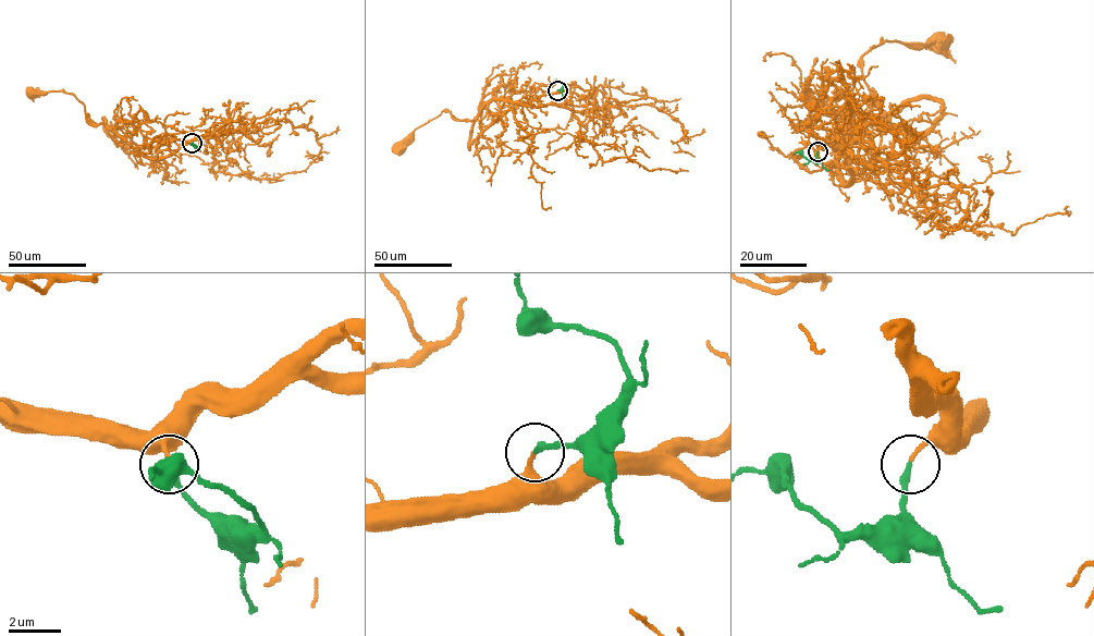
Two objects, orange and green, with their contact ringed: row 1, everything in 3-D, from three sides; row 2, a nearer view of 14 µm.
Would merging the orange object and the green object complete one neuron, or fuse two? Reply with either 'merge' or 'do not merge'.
merge

